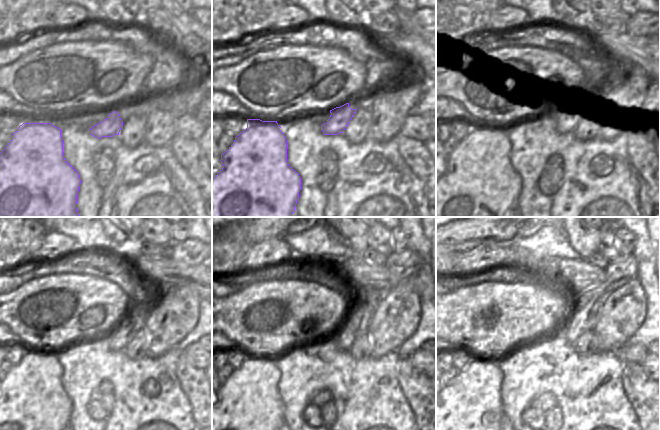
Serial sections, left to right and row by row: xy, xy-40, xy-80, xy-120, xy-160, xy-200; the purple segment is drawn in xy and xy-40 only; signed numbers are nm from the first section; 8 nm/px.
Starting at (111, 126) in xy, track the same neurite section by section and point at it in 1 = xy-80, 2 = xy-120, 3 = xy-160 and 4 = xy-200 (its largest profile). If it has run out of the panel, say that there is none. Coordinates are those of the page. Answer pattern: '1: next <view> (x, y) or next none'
1: next xy-80 (565, 116)
2: next xy-120 (118, 340)
3: next xy-160 (344, 339)
4: next xy-200 (571, 337)

